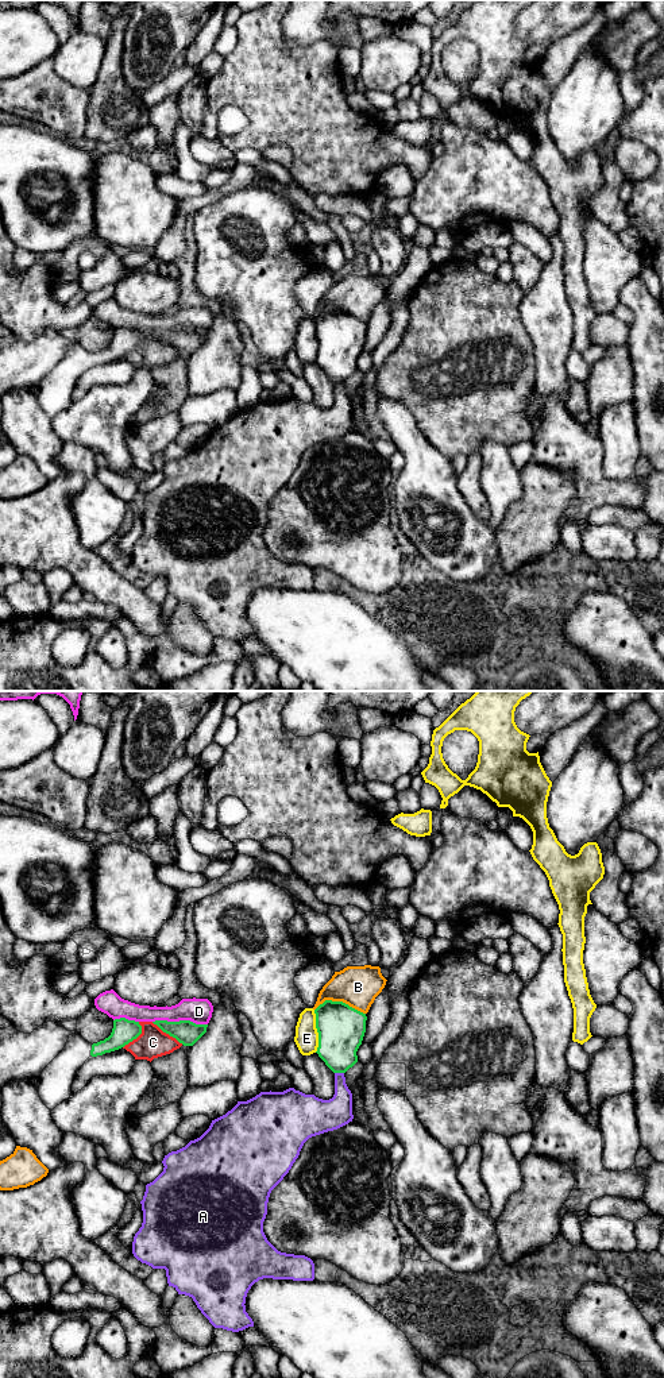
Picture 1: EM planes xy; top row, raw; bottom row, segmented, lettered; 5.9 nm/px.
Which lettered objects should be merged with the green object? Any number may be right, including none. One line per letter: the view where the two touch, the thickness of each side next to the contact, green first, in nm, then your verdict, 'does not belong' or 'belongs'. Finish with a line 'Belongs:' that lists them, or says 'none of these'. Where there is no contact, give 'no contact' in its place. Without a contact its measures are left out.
A: meets green in xy; 280 nm thick on the green side, 180 nm on the other; does not belong
B: meets green in xy; 280 nm thick on the green side, 240 nm on the other; does not belong
C: meets green in xy; 140 nm thick on the green side, 180 nm on the other; does not belong
D: meets green in xy; 140 nm thick on the green side, 150 nm on the other; does not belong
E: meets green in xy; 280 nm thick on the green side, 140 nm on the other; does not belong
Belongs: none of these

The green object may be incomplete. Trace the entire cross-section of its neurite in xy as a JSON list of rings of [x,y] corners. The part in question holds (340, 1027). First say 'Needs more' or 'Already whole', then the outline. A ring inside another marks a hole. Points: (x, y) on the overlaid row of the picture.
Already whole. [[[325,1000],[316,1010],[316,1028],[319,1032],[317,1054],[333,1073],[345,1073],[358,1062],[356,1051],[366,1032],[366,1014],[343,1001]]]

